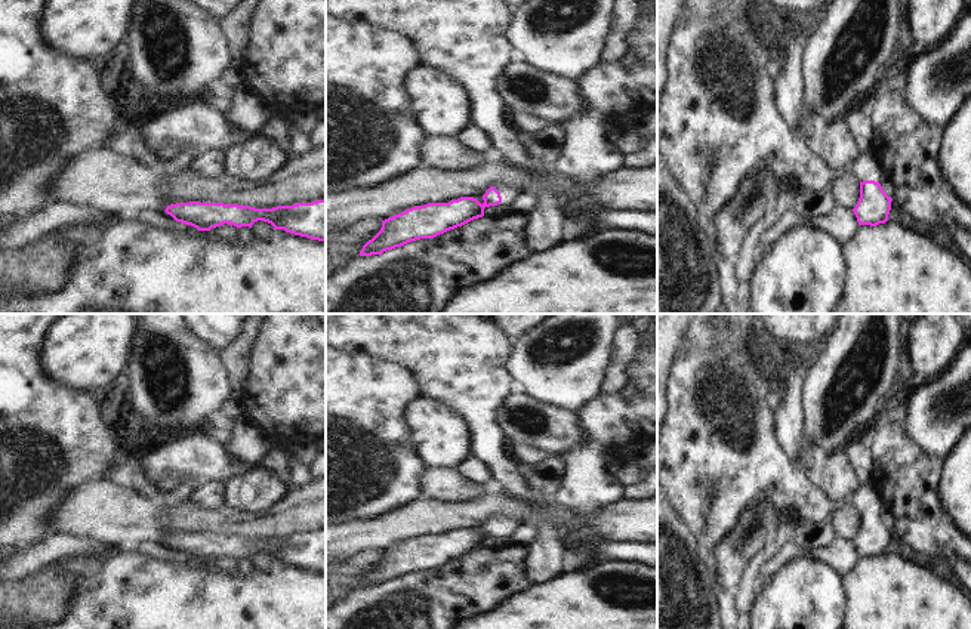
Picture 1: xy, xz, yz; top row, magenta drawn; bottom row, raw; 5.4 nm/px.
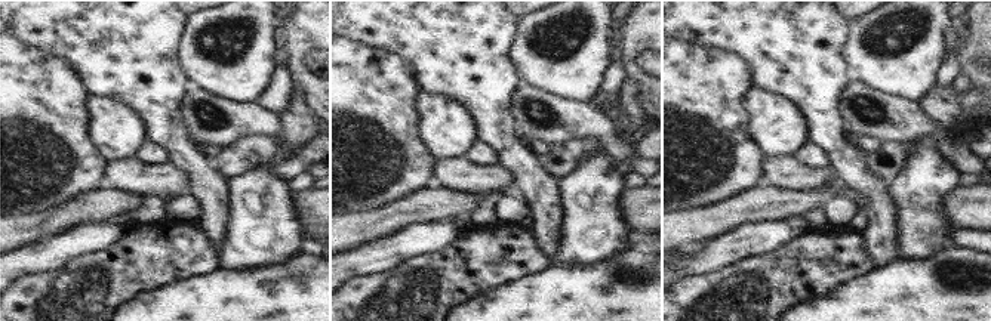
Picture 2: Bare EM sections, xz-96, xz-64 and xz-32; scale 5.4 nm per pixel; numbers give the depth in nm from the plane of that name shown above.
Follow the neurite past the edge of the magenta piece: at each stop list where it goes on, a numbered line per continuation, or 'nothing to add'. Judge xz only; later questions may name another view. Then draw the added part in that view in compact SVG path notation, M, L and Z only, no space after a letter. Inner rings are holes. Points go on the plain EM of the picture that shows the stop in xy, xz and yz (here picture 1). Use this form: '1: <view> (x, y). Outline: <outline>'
1: xz (508, 524). Outline: M497 514L493 517L502 528L502 534L497 537L512 537L521 521L506 514Z

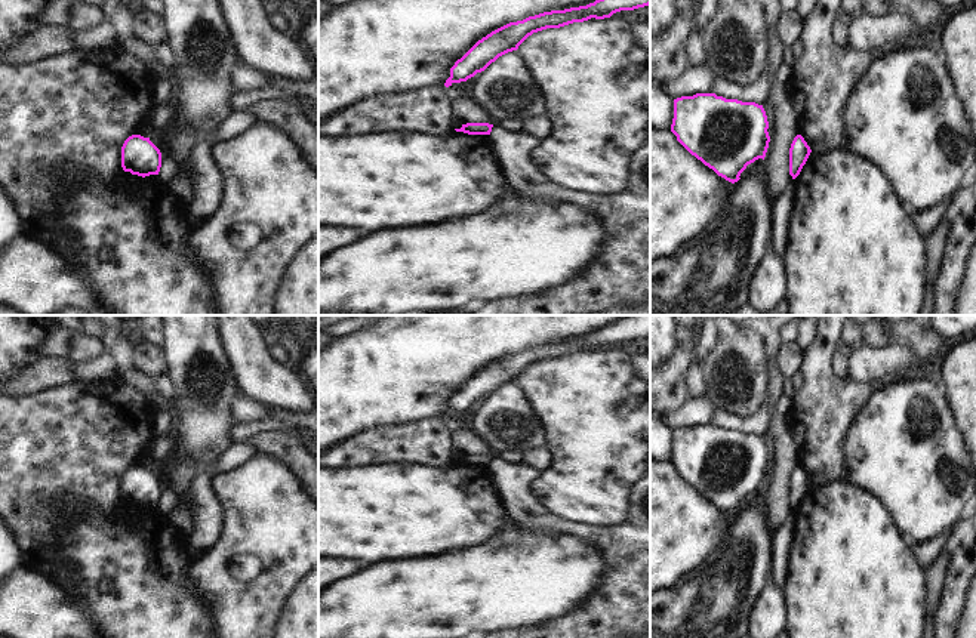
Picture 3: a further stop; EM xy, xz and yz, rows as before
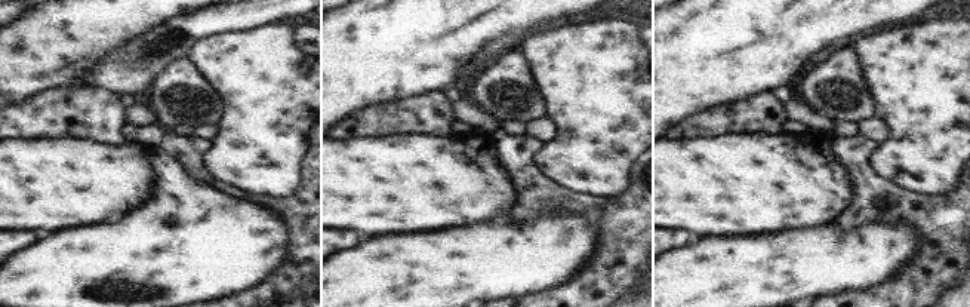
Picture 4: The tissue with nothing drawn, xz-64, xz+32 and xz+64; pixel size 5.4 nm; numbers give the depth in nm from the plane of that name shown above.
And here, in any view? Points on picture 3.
nothing to add.

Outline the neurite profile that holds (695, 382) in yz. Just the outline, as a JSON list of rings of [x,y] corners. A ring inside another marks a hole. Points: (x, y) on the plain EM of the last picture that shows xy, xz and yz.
[[[693,361],[687,370],[686,385],[689,397],[698,398],[706,395],[706,385],[703,382],[703,363]]]

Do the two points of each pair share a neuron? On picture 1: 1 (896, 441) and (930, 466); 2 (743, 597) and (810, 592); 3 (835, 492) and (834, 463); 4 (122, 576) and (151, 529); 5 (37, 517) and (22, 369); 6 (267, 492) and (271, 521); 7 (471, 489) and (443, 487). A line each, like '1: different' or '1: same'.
1: same
2: different
3: same
4: different
5: same
6: different
7: same

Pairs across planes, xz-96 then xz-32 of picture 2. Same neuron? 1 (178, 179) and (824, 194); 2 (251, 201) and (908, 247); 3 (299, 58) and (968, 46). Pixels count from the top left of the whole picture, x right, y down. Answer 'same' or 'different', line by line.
1: different
2: same
3: same

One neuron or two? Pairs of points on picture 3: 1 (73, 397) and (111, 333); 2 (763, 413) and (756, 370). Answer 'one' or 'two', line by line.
1: two
2: two

